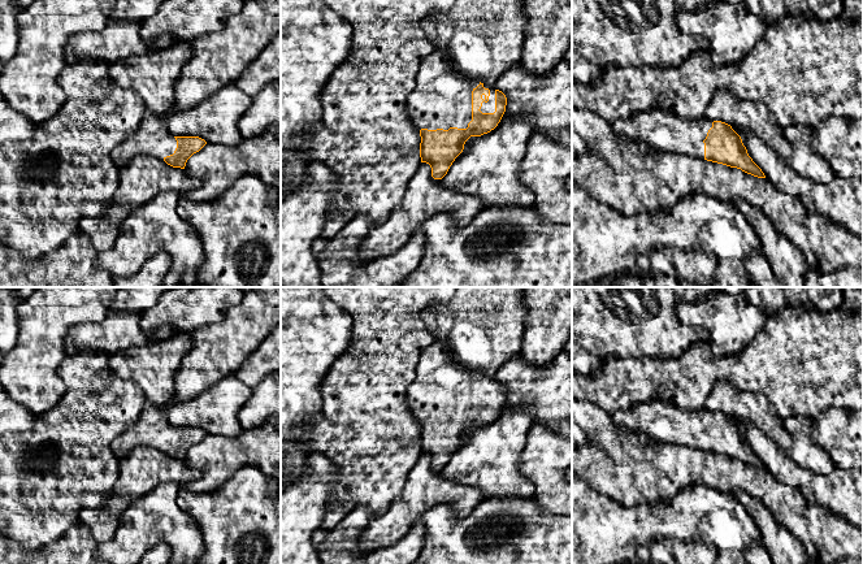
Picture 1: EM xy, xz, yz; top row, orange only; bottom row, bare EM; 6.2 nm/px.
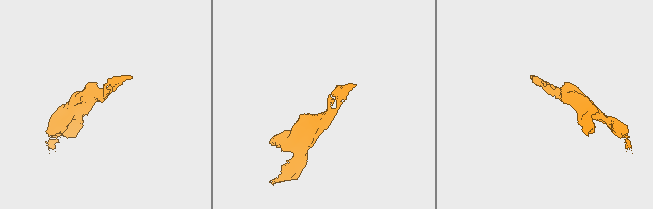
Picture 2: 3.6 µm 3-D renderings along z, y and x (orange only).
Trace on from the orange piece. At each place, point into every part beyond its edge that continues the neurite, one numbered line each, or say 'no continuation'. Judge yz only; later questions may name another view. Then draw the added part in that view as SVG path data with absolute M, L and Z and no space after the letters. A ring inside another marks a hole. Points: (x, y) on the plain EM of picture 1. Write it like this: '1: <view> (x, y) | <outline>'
1: yz (668, 424) | M660 400L638 403L612 415L612 421L630 431L645 433L650 438L668 444L704 450L704 434L711 411L685 411Z

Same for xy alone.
1: xy (152, 428) | M146 404L138 418L113 439L110 447L118 459L123 459L136 446L164 451L173 446L175 439L177 431L168 420L166 409Z

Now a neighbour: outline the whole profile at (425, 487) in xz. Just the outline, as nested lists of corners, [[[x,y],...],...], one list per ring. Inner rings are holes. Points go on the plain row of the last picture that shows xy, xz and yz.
[[[421,454],[408,472],[399,496],[389,509],[373,517],[360,535],[359,550],[369,552],[380,547],[391,546],[412,528],[424,512],[439,504],[450,504],[452,517],[460,519],[485,500],[482,490],[470,485],[461,485],[432,468],[432,459]]]

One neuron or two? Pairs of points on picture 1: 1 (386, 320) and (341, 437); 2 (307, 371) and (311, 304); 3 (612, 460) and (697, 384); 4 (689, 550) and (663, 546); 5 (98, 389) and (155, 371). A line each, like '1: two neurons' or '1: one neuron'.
1: one neuron
2: one neuron
3: two neurons
4: one neuron
5: two neurons

